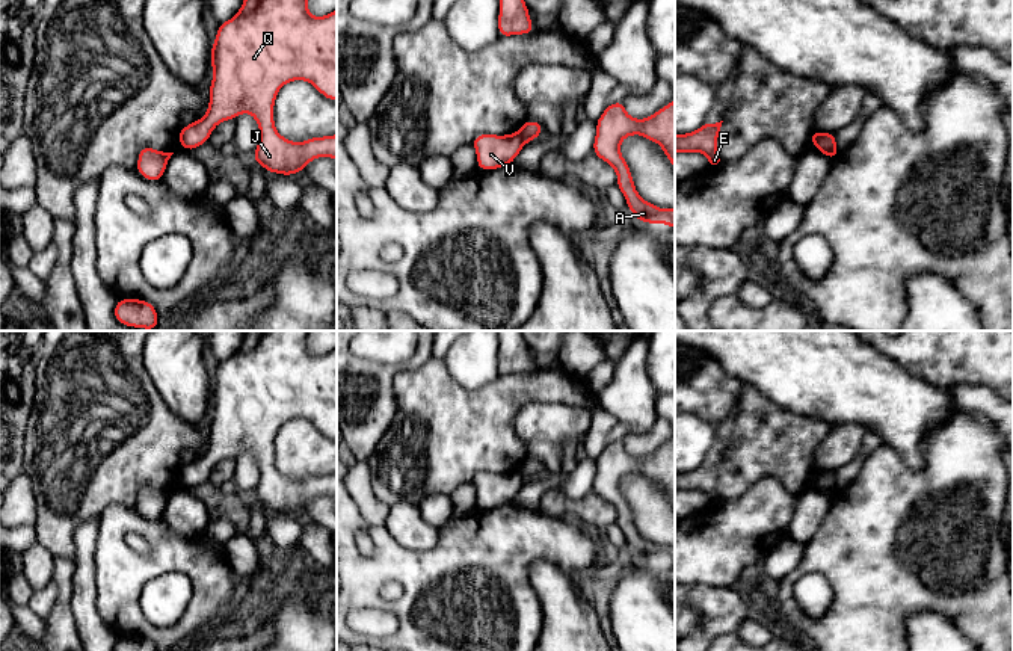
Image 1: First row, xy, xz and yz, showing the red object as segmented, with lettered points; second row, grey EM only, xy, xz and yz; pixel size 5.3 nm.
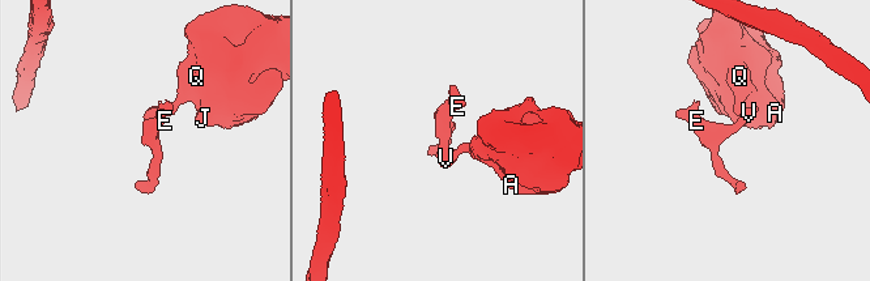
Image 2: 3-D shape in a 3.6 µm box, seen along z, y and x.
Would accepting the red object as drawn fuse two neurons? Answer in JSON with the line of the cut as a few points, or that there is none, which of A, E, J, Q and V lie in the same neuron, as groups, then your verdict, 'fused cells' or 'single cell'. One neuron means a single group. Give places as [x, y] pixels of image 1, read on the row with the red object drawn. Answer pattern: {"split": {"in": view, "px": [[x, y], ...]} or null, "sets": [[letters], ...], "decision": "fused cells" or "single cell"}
{"split": {"in": "xz", "px": [[517, 133], [524, 142]]}, "sets": [["A", "J", "Q"], ["E", "V"]], "decision": "fused cells"}

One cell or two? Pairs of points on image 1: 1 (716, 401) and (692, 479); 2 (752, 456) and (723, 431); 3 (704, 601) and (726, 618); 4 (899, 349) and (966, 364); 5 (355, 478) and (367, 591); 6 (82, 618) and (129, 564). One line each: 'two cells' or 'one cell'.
1: one cell
2: two cells
3: one cell
4: one cell
5: two cells
6: two cells

